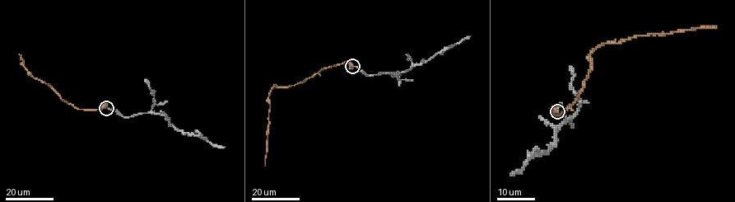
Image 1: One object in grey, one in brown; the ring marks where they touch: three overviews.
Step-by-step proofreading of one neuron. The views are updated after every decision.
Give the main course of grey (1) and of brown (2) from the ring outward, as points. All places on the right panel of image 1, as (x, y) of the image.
1: (557, 111), (572, 124), (568, 119), (557, 129), (555, 141), (546, 151), (532, 157), (515, 172), (509, 174)
2: (557, 111), (551, 112), (561, 114), (576, 99), (592, 70), (591, 54), (604, 44), (717, 27)

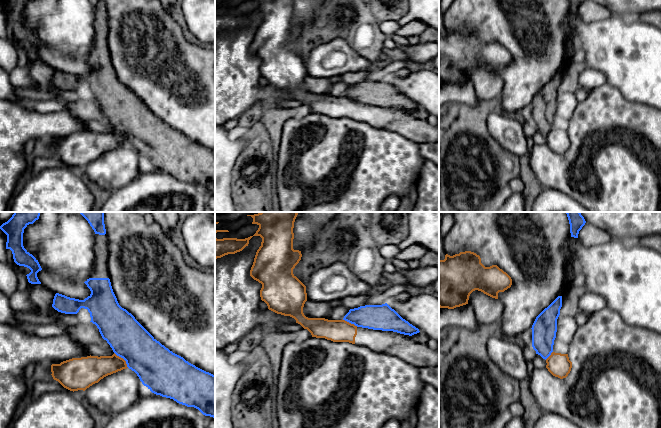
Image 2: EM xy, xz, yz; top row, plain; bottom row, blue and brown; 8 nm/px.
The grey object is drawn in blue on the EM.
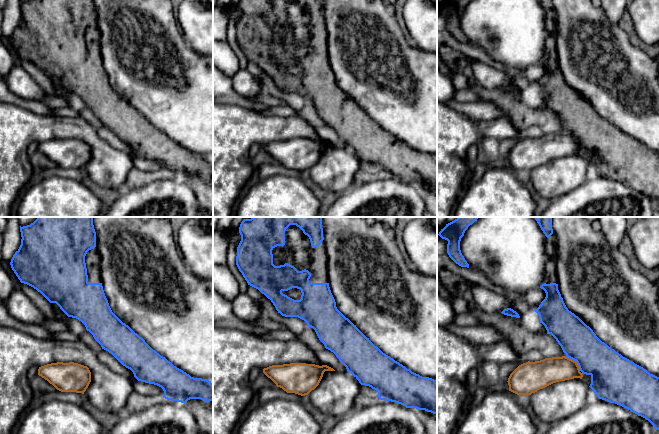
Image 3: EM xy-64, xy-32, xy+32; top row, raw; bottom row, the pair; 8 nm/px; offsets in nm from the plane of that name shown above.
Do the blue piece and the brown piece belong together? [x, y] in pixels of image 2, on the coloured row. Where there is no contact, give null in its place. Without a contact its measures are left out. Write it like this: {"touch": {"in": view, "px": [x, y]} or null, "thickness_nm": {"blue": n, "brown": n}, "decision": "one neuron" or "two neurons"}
{"touch": {"in": "xy", "px": [123, 358]}, "thickness_nm": {"blue": 320, "brown": 200}, "decision": "two neurons"}

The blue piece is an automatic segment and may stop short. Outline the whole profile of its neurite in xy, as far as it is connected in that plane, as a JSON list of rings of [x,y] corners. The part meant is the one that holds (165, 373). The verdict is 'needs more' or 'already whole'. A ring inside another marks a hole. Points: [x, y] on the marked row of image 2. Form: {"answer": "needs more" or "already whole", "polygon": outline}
{"answer": "needs more", "polygon": [[[79,212],[90,224],[95,232],[95,260],[90,278],[84,283],[90,289],[91,294],[84,300],[70,298],[56,293],[52,307],[58,312],[65,314],[77,314],[81,308],[87,309],[90,313],[91,321],[97,326],[104,340],[112,348],[113,352],[126,361],[127,367],[134,371],[140,381],[152,393],[162,397],[170,398],[179,404],[198,409],[203,415],[215,418],[215,375],[206,372],[186,361],[183,357],[173,353],[159,341],[157,341],[126,309],[122,308],[113,292],[108,271],[108,244],[104,224],[104,212]]]}

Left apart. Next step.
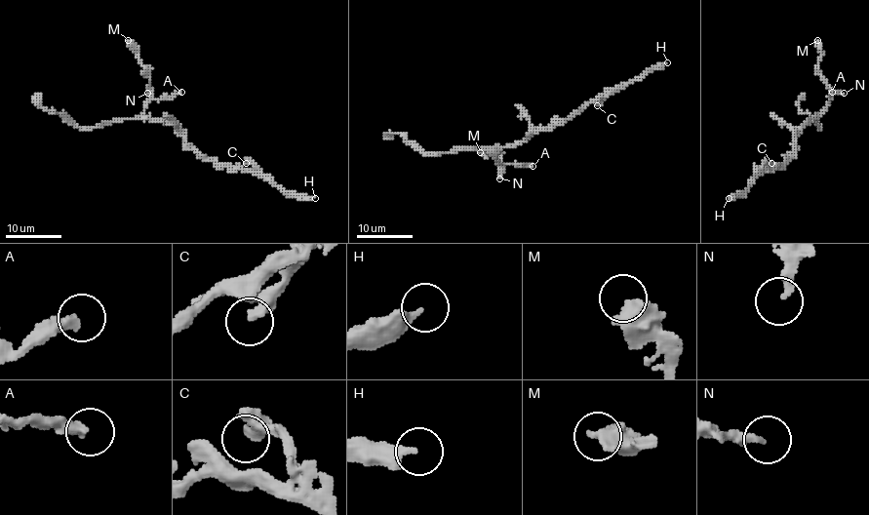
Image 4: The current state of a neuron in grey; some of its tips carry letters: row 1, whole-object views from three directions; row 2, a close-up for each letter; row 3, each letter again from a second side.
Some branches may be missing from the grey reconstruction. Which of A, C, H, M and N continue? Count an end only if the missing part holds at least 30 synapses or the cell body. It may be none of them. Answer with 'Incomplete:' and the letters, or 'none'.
Incomplete: C

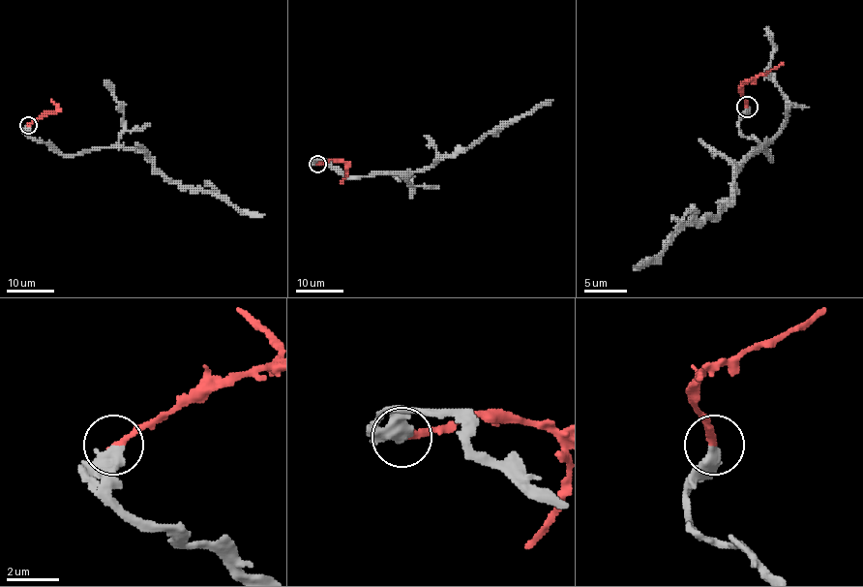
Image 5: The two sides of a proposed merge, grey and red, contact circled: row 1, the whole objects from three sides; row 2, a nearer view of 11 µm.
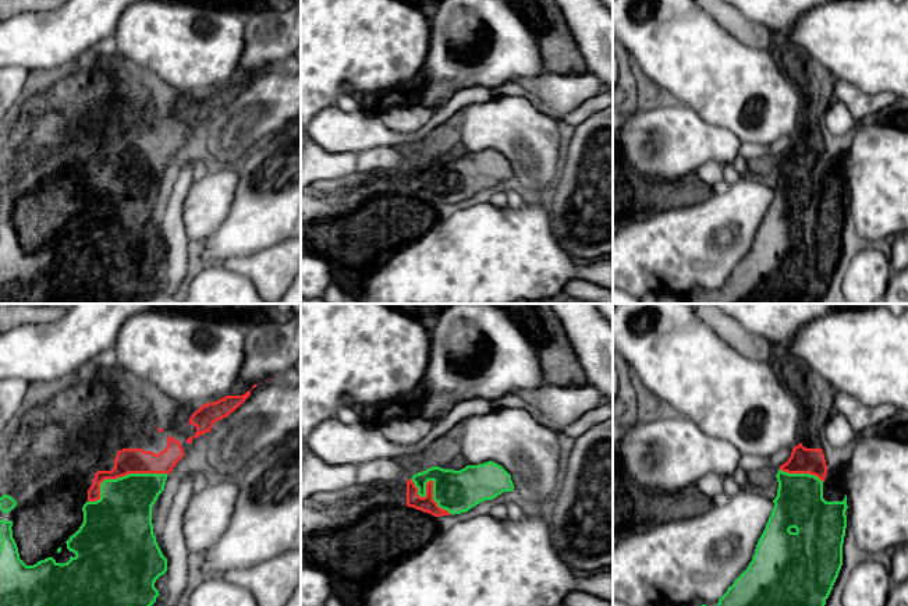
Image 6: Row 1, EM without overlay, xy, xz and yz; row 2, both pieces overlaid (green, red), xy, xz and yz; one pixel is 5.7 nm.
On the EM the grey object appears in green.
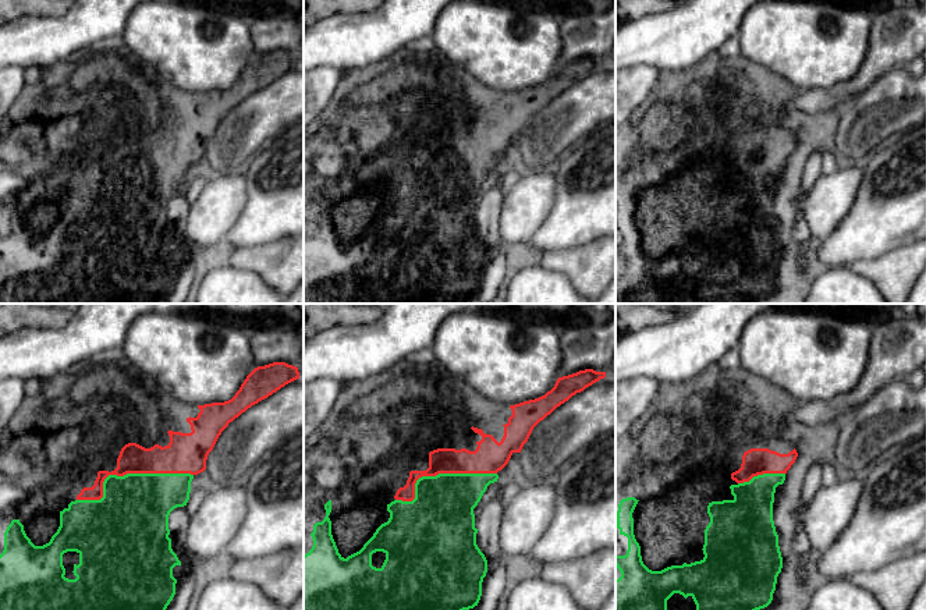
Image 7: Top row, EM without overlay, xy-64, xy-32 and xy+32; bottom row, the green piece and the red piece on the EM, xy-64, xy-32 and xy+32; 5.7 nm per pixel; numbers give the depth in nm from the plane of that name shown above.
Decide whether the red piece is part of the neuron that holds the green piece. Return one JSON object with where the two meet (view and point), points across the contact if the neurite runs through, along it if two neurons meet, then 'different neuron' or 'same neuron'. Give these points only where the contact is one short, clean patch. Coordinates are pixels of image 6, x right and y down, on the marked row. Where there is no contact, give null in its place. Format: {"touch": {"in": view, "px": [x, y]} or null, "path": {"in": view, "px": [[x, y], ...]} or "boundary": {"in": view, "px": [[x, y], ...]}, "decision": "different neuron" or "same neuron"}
{"touch": {"in": "xy", "px": [121, 477]}, "decision": "same neuron"}

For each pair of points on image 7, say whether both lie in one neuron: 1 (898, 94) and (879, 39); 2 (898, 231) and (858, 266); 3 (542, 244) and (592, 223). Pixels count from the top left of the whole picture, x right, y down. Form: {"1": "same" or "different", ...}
{"1": "different", "2": "different", "3": "same"}

